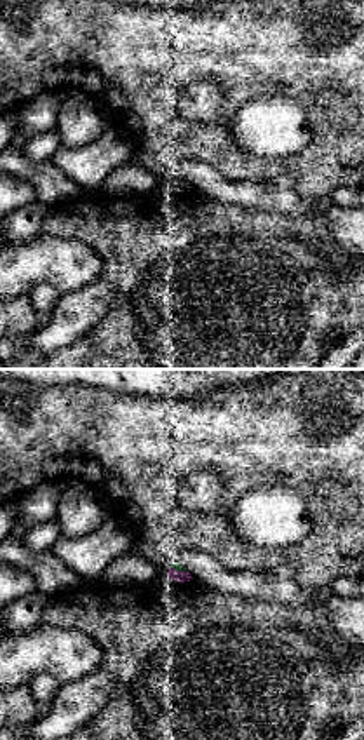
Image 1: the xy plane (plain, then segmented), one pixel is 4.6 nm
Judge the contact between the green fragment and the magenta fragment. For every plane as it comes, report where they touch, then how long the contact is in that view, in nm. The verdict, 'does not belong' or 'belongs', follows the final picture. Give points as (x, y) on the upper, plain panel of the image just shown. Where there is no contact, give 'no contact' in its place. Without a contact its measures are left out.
(178, 180) | 80 nm

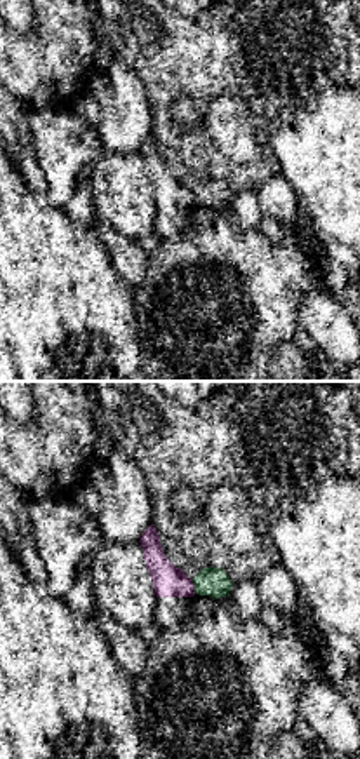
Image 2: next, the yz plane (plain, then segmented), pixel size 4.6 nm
(195, 197) | 70 nm

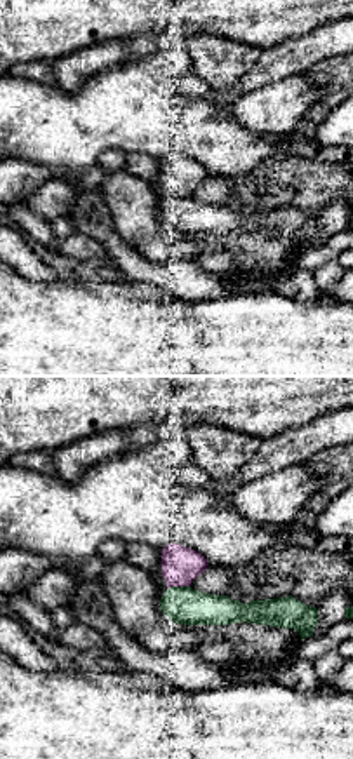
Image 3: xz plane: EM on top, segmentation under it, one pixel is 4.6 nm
(178, 197) | 110 nm

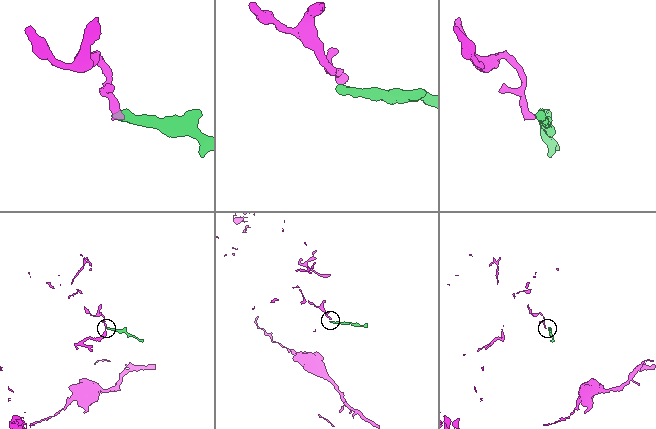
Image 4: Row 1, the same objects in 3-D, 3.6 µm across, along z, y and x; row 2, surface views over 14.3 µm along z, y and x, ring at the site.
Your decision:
does not belong

